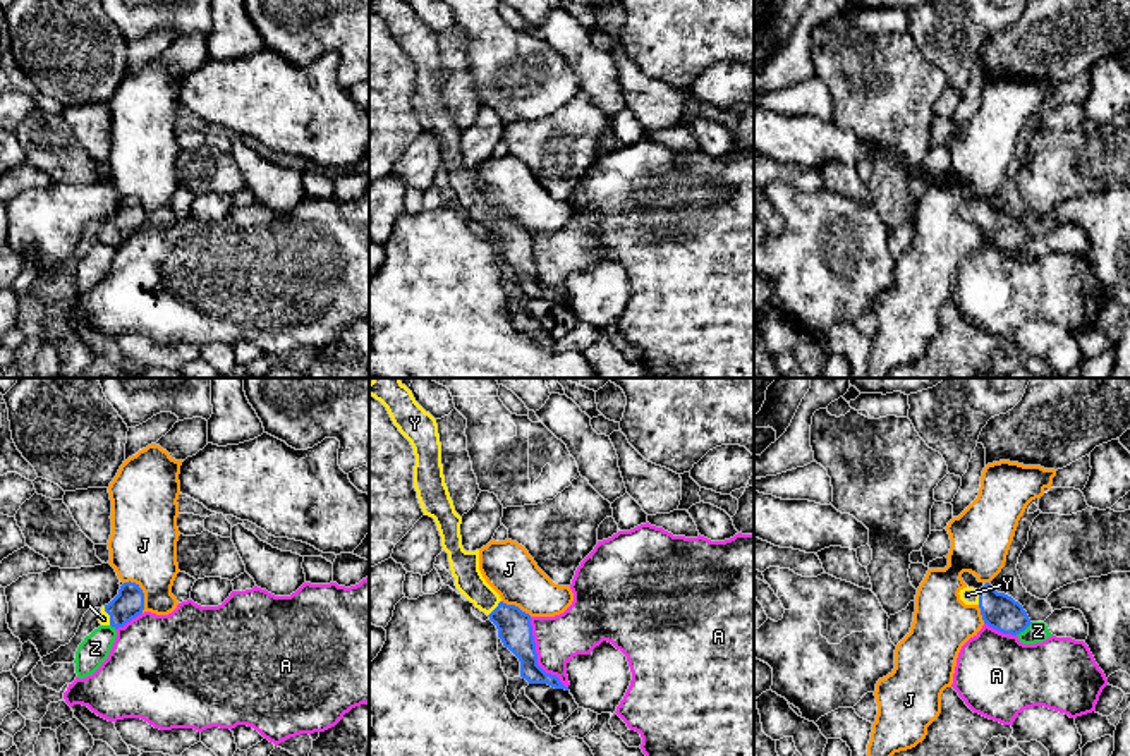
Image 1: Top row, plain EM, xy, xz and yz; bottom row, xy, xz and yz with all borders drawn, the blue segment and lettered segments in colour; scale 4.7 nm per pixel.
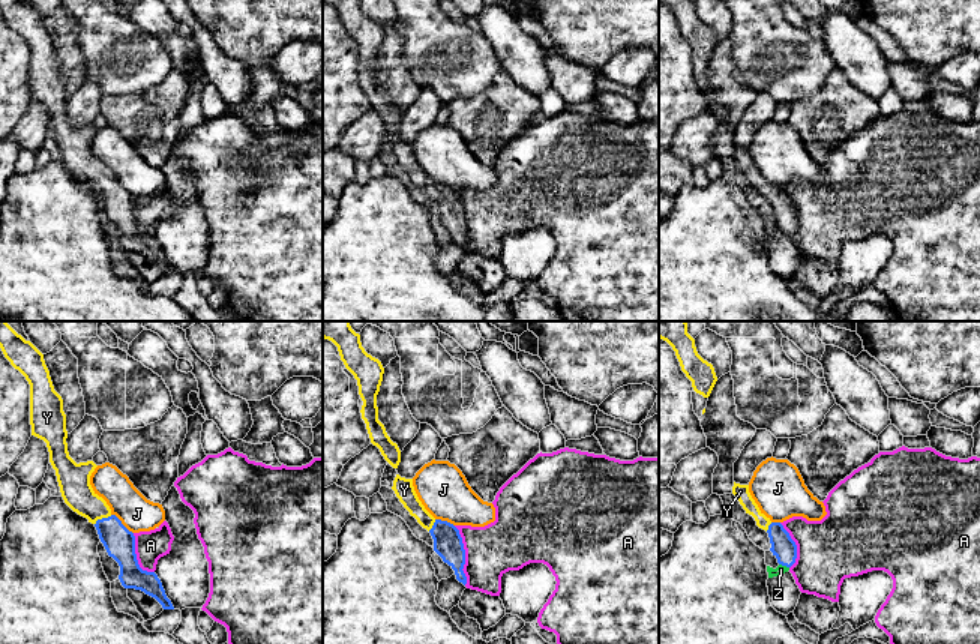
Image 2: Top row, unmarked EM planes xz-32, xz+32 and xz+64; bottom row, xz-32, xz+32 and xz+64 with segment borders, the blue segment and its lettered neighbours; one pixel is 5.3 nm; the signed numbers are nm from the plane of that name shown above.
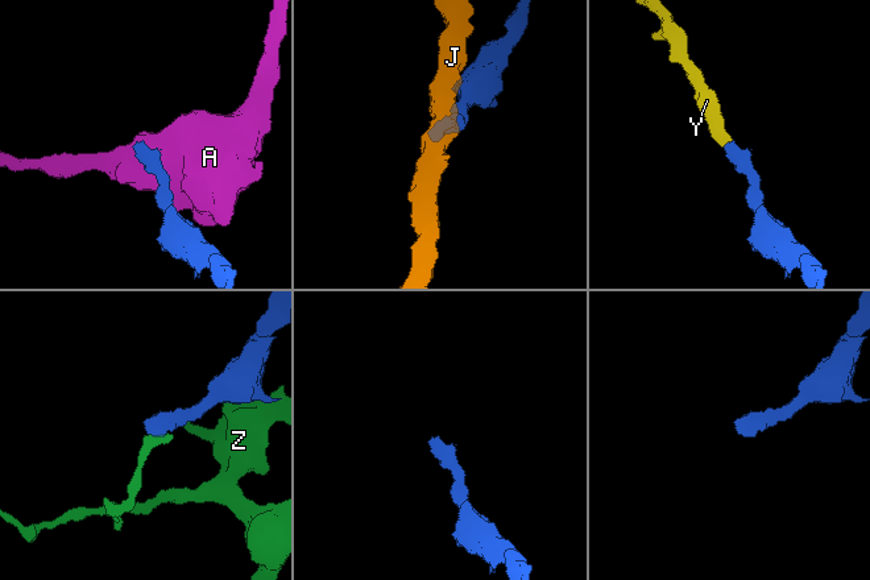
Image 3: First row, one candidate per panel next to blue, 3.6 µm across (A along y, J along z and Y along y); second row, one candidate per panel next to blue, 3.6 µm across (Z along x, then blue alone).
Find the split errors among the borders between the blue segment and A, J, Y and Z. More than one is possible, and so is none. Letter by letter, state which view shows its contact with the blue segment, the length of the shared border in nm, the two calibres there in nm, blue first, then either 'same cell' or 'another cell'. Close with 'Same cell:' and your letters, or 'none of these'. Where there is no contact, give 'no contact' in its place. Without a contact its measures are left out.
A: meets blue in xz; contact 380 nm long; 160 nm thick on the blue side, 220 nm on the other; another cell
J: meets blue in xy; contact 180 nm long; 140 nm thick on the blue side, 320 nm on the other; another cell
Y: meets blue in xz; contact 100 nm long; 160 nm thick on the blue side, 140 nm on the other; same cell
Z: meets blue in yz; contact 110 nm long; 170 nm thick on the blue side, 100 nm on the other; another cell
Same cell: Y

